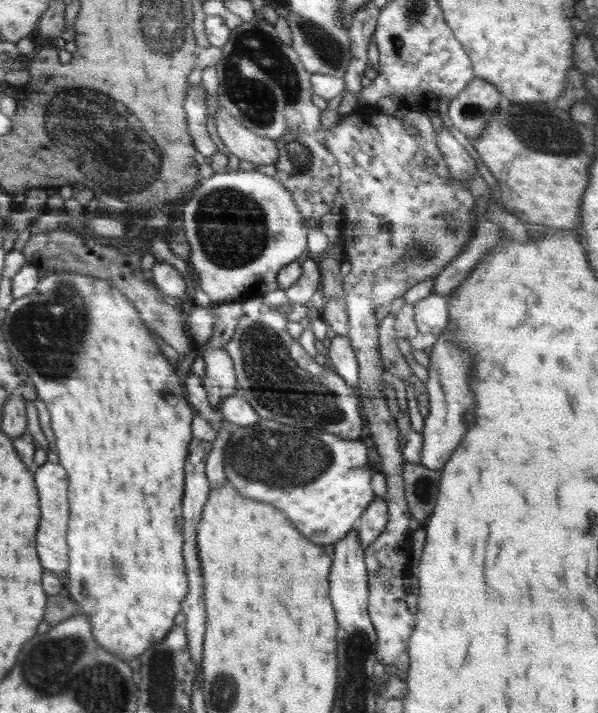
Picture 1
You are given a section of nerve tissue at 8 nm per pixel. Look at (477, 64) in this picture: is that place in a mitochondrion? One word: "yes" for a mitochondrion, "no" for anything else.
no

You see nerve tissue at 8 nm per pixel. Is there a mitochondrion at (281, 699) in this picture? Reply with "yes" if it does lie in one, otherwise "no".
no

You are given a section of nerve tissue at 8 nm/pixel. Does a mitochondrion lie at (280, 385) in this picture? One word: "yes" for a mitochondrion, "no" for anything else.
yes

